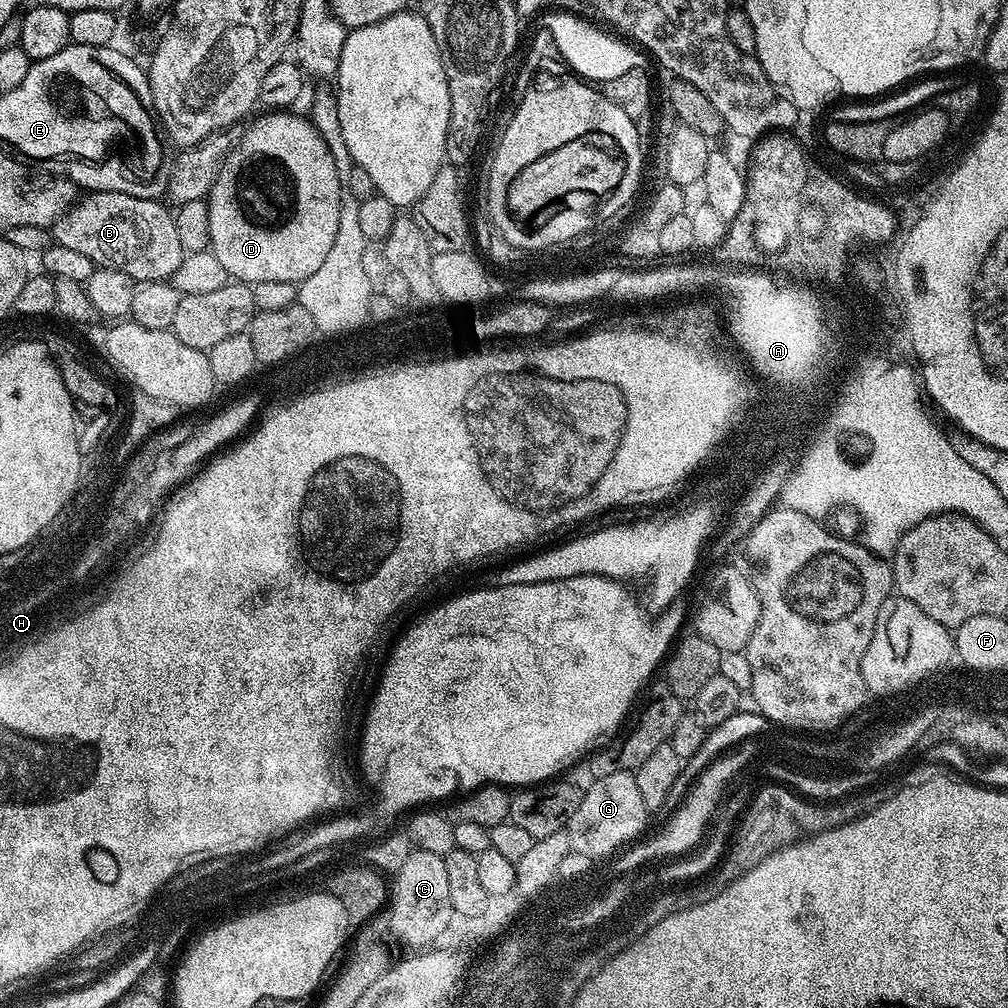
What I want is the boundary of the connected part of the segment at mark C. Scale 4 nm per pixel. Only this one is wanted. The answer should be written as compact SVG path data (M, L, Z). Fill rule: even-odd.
M412 850L402 868L394 873L390 880L390 908L392 904L392 913L388 920L392 923L392 932L405 944L410 950L424 950L427 944L436 944L439 941L443 931L446 930L446 924L449 922L453 910L450 906L450 886L446 875L446 862L443 856L438 854Z

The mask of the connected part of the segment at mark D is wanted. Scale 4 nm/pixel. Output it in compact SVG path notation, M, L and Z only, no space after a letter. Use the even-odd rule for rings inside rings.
M272 110L264 114L268 116L258 117L245 130L244 137L237 144L235 141L234 147L224 157L216 181L212 184L212 189L208 191L206 197L210 250L214 254L214 258L218 258L218 262L222 262L222 266L226 266L228 275L233 281L243 282L249 286L258 282L286 282L287 284L299 285L300 281L310 278L310 274L314 274L314 270L318 270L318 266L322 266L326 254L330 254L330 245L334 243L334 234L338 234L342 176L340 172L336 173L336 156L320 137L319 130L315 128L312 121L303 115L302 117L295 116L294 113L295 111L292 110Z

